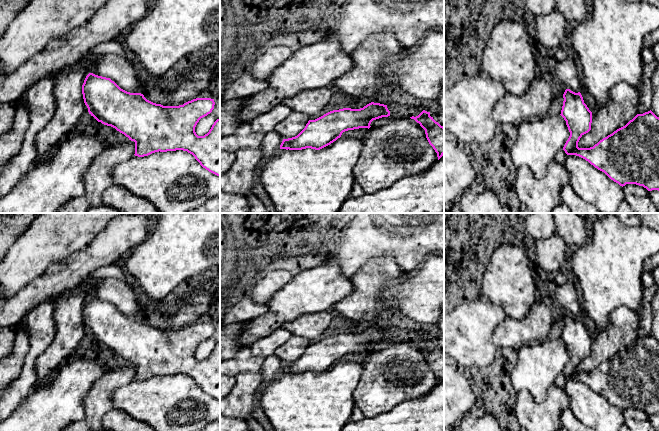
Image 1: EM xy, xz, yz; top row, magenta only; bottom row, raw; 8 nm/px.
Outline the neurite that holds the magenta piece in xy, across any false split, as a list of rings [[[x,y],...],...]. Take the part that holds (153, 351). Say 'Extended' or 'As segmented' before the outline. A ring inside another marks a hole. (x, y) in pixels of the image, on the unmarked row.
As segmented. [[[93,297],[86,300],[82,318],[91,340],[135,366],[135,380],[183,374],[192,378],[203,392],[220,401],[220,343],[214,346],[204,360],[198,360],[195,356],[199,344],[214,333],[214,323],[196,322],[179,330],[163,330],[147,324],[141,317],[121,313],[110,302]]]

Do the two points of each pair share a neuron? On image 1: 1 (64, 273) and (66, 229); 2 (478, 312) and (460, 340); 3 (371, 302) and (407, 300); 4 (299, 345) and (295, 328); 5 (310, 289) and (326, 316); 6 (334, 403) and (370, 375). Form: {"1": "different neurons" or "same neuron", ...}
{"1": "different neurons", "2": "same neuron", "3": "different neurons", "4": "different neurons", "5": "different neurons", "6": "different neurons"}

